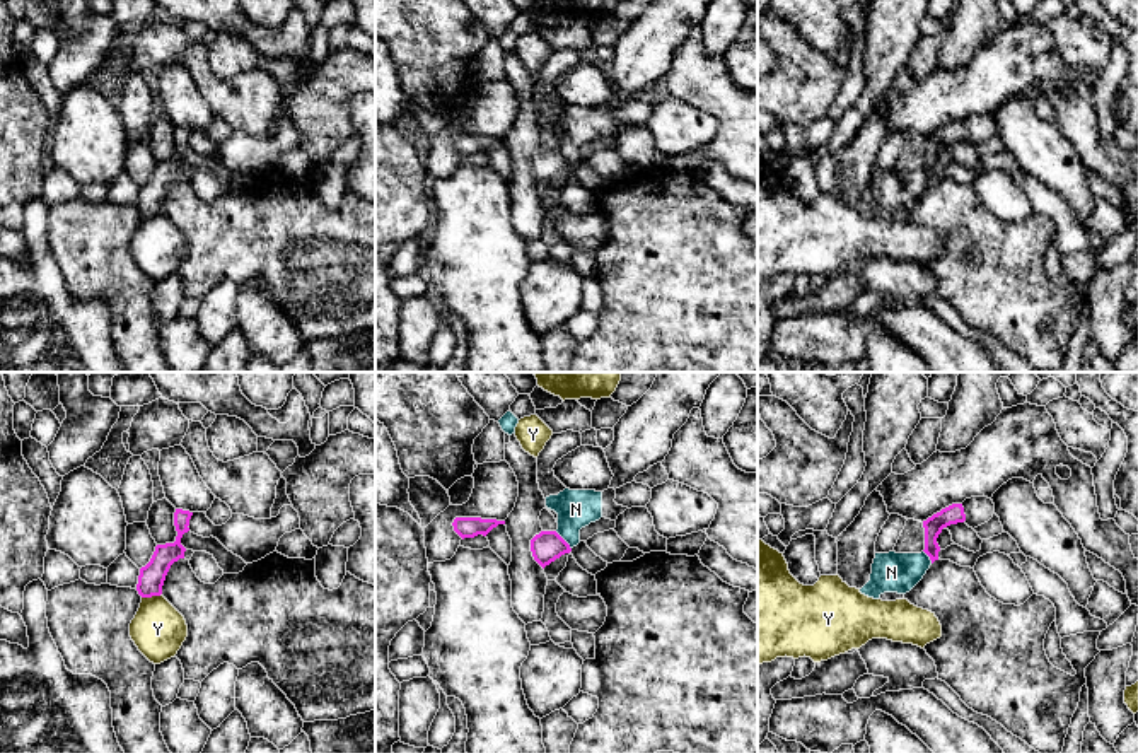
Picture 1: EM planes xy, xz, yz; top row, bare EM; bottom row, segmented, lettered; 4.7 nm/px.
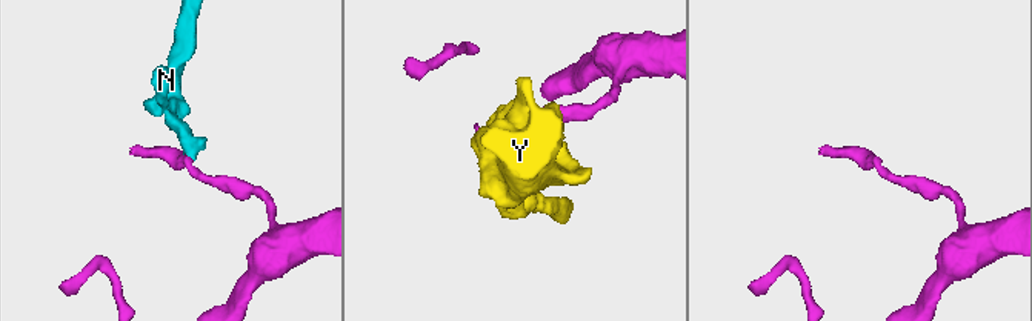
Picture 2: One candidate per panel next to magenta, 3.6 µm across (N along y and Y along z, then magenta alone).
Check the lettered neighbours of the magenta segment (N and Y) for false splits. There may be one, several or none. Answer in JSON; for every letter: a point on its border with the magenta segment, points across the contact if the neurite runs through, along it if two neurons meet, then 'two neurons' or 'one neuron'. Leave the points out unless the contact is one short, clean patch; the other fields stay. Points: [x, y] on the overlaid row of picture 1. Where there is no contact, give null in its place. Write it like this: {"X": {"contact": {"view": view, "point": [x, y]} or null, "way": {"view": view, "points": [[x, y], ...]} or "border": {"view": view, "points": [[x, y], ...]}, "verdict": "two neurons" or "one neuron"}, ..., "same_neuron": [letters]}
{"N": {"contact": {"view": "xz", "point": [563, 540]}, "border": {"view": "xz", "points": [[555, 531], [570, 548]]}, "verdict": "two neurons"}, "Y": {"contact": {"view": "xy", "point": [150, 596]}, "border": {"view": "xy", "points": [[161, 593], [142, 598]]}, "verdict": "two neurons"}, "same_neuron": []}

